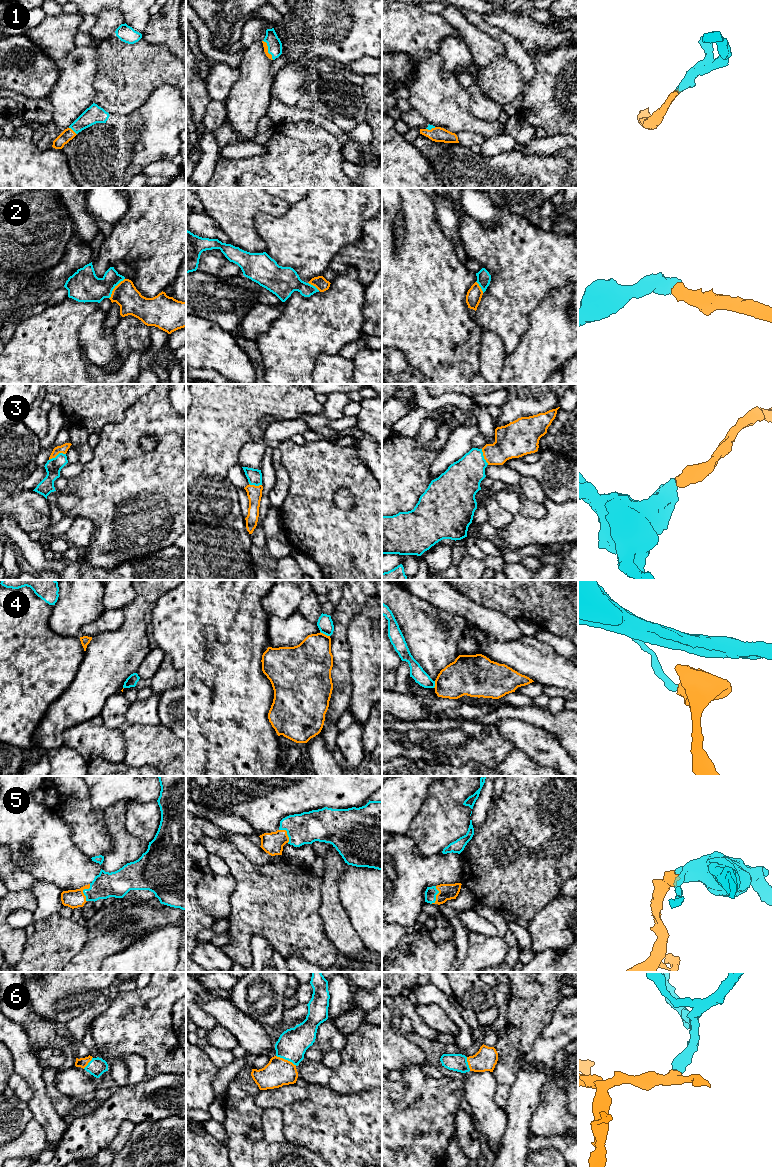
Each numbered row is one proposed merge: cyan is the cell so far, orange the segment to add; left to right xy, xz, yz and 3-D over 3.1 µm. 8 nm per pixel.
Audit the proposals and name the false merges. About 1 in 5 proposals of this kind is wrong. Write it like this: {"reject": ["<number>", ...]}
{"reject": ["4"]}

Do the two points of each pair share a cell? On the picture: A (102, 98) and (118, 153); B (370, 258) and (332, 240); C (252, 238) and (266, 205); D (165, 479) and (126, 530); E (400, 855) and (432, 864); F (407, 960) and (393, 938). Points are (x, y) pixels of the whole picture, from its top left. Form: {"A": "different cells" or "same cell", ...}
{"A": "different cells", "B": "different cells", "C": "same cell", "D": "same cell", "E": "same cell", "F": "different cells"}

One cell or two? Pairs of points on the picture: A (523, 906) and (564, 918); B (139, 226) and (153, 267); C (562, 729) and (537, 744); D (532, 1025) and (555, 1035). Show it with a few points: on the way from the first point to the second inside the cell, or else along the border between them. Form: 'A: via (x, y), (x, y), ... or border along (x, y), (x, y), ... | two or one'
A: border along (554, 898), (529, 922) | two
B: via (149, 236), (155, 242), (155, 257) | one
C: border along (531, 725), (549, 731), (567, 750) | two
D: border along (555, 1010), (551, 1021), (544, 1028), (530, 1050) | two

